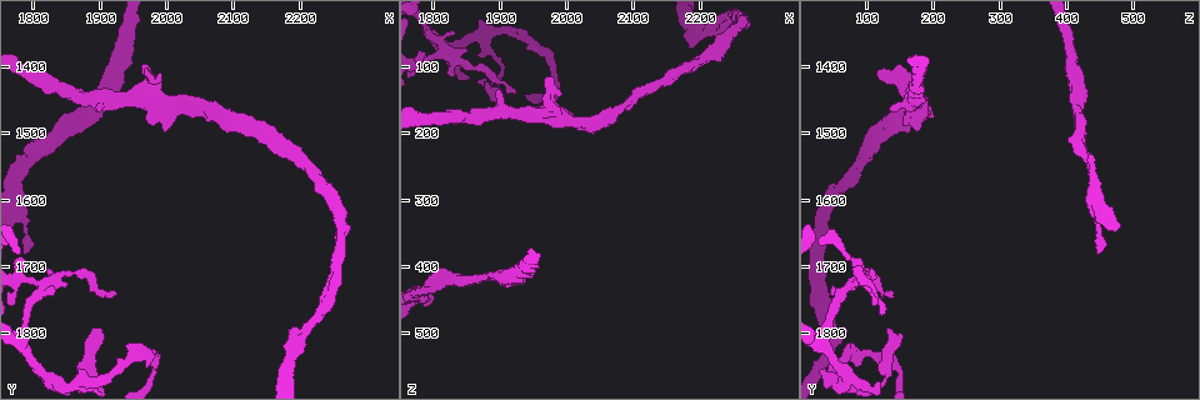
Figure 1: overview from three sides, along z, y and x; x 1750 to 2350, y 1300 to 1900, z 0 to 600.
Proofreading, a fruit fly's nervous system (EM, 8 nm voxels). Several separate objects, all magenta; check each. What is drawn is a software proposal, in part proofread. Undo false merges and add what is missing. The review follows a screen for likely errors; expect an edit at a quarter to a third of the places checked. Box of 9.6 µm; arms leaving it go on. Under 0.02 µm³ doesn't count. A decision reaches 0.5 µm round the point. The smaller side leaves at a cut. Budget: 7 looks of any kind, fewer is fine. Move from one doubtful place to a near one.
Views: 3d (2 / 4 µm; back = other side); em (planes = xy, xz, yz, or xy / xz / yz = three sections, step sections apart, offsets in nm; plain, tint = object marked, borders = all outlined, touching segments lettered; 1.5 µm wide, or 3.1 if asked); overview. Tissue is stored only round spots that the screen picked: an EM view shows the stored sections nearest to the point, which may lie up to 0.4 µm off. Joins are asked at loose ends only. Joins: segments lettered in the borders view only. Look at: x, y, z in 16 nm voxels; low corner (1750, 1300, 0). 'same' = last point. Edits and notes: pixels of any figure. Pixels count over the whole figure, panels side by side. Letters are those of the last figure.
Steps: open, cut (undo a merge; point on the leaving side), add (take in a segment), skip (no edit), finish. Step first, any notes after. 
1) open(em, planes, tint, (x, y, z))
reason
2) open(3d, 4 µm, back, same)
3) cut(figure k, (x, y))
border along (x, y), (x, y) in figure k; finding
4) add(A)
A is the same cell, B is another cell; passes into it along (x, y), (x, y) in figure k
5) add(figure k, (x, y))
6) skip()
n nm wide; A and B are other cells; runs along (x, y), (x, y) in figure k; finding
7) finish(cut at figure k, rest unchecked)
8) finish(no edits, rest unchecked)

open(3d, 4 µm, (1920, 1740, 135))

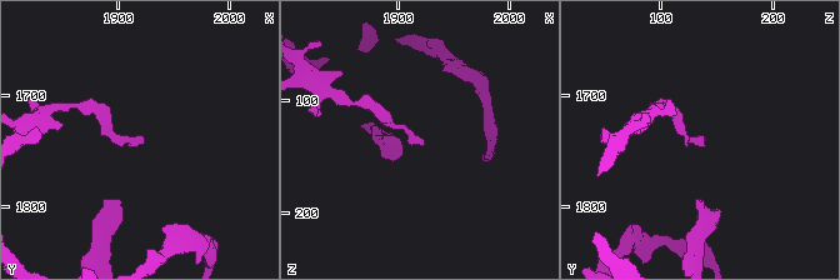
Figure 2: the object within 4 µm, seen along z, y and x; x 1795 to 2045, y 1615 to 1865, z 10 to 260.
open(em, planes, borders, (1922, 1742, 142))
need the tissue

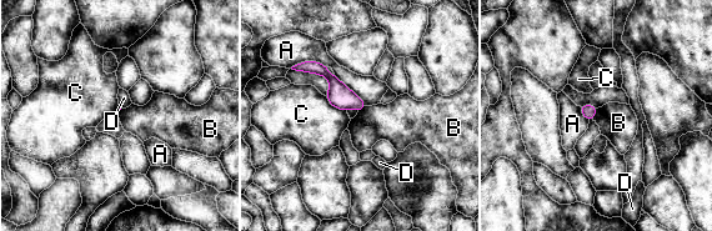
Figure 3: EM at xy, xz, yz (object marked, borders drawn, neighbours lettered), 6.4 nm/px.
skip()
A touches over 240 nm; A, B, C and D are other cells; runs along (302, 68), (321, 69), (361, 105) in figure 3; no lettered segment goes on from it

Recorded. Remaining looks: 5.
open(em, planes, borders, (1900, 1470, 140))
an open end

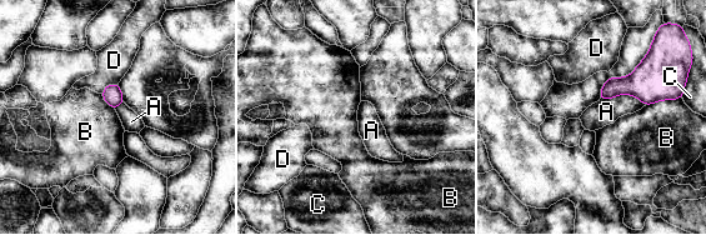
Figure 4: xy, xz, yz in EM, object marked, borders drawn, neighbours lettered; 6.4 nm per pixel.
skip()
A, B, C and D are other cells; border along (681, 98), (659, 99), (645, 106) in figure 4; none of them fits

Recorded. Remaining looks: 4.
open(em, planes, plain, (2185, 1805, 65))
branch stops here

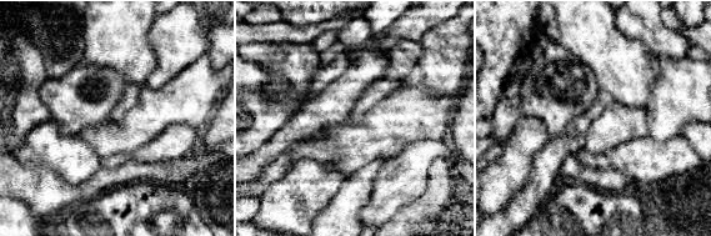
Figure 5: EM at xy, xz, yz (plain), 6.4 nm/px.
open(em, planes, tint, same)
with the object marked

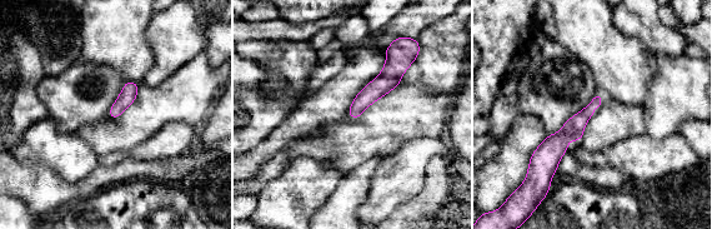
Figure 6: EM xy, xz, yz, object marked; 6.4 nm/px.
open(em, planes, borders, same)

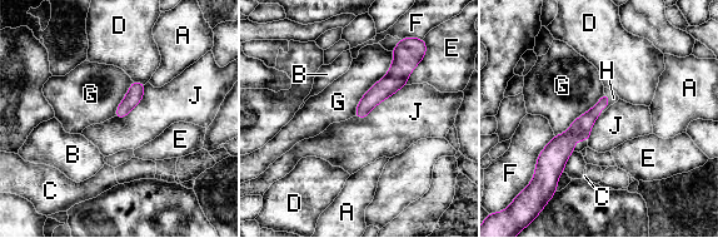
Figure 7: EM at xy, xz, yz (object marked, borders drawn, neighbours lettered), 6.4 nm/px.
add(H)
H is the same cell, A, B, C, D, E, F, G and J are other cells; passes into it along (581, 128), (608, 103), (613, 98) in figure 7; the neuron continues

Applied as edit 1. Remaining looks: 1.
finish(add at figure 7, rest unchecked)

